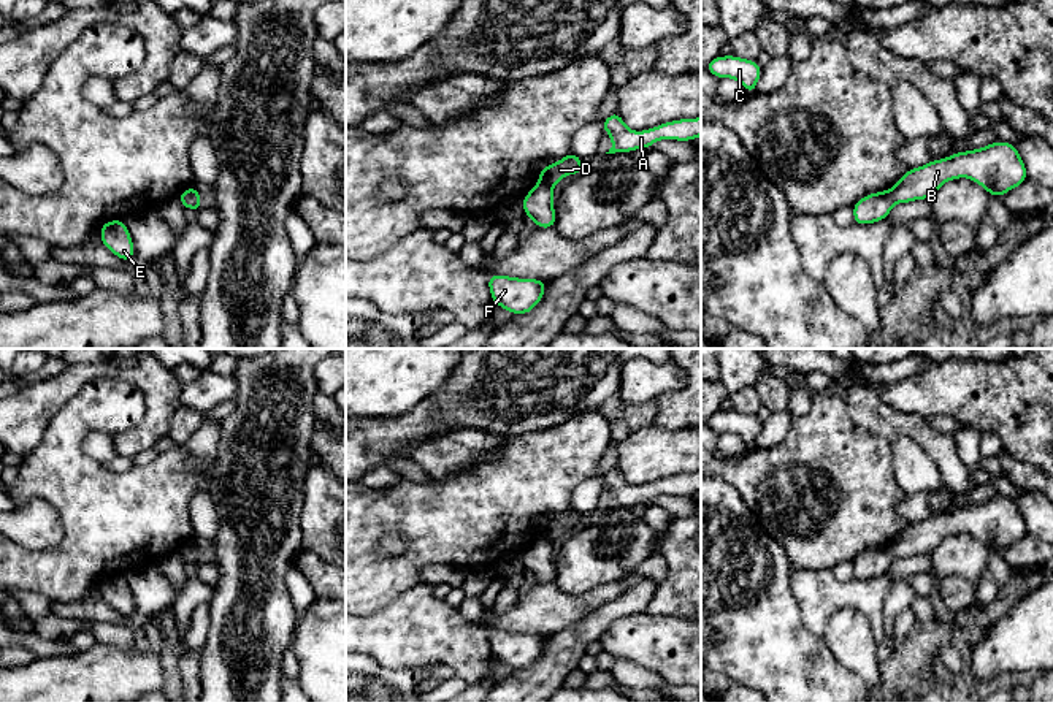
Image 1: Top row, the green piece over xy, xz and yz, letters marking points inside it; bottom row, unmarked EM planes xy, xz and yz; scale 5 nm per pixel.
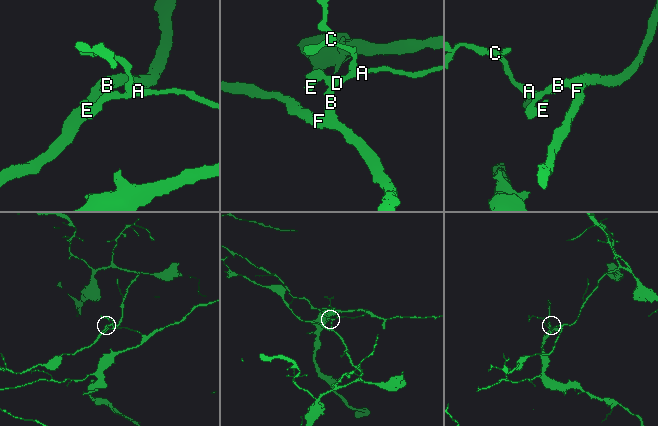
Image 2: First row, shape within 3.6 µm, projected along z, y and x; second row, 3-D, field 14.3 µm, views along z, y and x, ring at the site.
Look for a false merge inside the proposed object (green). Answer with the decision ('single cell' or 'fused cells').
fused cells

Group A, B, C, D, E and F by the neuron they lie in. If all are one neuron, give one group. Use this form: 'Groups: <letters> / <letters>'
Groups: A C D E / B F

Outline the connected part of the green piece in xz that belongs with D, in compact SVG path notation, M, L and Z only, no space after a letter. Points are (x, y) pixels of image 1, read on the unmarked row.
M569 507L561 515L547 520L541 525L538 539L553 542L557 537L560 537L568 529L580 529L585 526L582 523L582 513L572 507Z

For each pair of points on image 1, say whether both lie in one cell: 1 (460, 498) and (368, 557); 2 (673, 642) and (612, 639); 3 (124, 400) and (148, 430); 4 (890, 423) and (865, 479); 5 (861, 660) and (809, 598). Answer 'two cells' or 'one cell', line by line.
1: one cell
2: one cell
3: two cells
4: two cells
5: two cells

